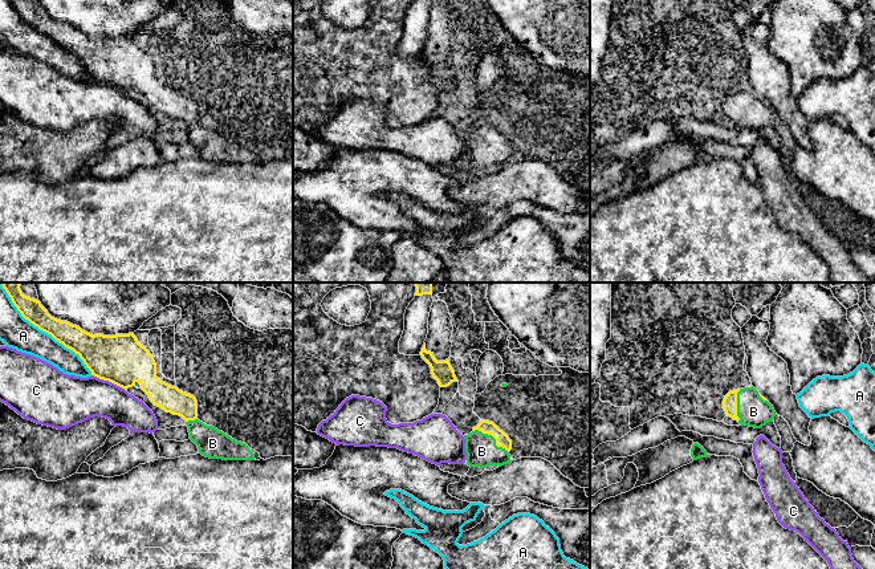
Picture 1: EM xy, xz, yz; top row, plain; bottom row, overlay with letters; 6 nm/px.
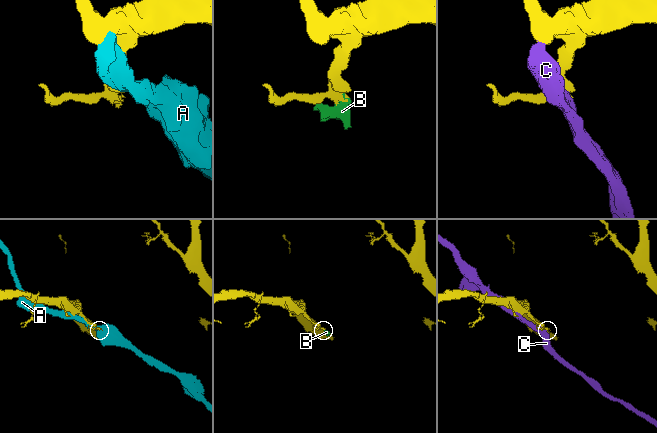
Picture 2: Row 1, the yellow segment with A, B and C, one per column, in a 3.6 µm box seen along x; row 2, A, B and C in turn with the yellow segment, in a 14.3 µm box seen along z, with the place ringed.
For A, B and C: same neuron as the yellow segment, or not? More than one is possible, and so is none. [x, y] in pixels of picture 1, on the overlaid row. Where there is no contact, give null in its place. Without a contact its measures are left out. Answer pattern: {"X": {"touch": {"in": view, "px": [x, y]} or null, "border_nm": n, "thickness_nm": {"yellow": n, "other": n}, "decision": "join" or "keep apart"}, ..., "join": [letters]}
{"A": {"touch": {"in": "xy", "px": [44, 330]}, "border_nm": 800, "thickness_nm": {"yellow": 150, "other": 200}, "decision": "keep apart"}, "B": {"touch": {"in": "xz", "px": [493, 437]}, "border_nm": 260, "thickness_nm": {"yellow": 80, "other": 190}, "decision": "join"}, "C": {"touch": {"in": "xy", "px": [109, 381]}, "border_nm": 220, "thickness_nm": {"yellow": 300, "other": 280}, "decision": "keep apart"}, "join": ["B"]}

